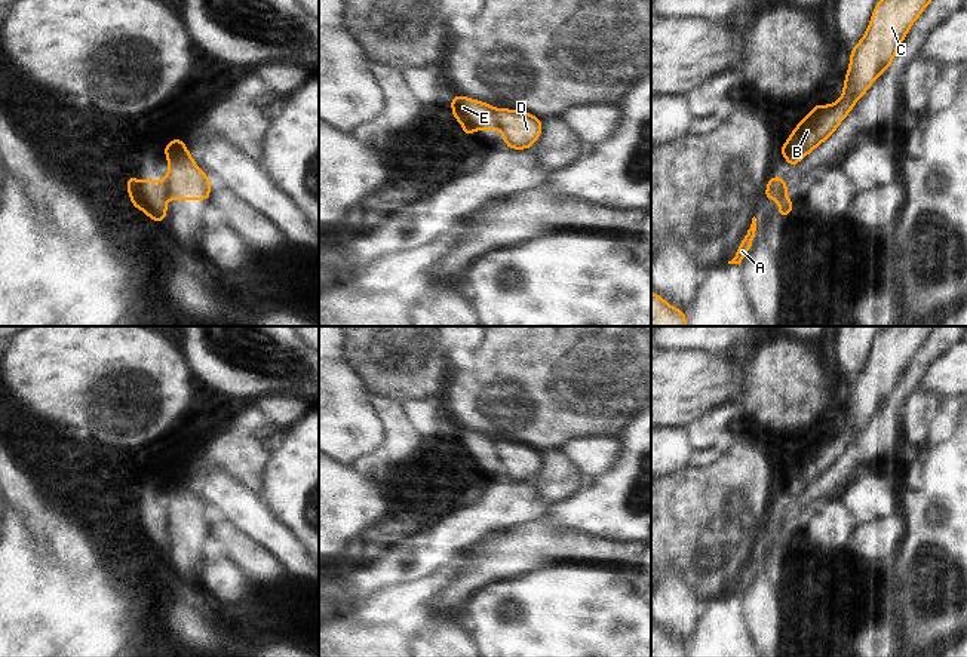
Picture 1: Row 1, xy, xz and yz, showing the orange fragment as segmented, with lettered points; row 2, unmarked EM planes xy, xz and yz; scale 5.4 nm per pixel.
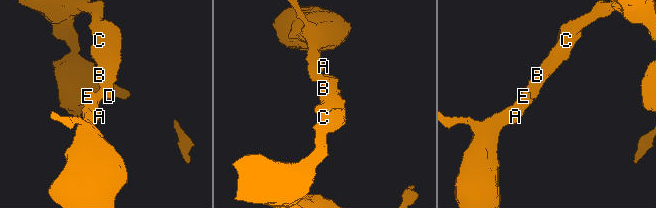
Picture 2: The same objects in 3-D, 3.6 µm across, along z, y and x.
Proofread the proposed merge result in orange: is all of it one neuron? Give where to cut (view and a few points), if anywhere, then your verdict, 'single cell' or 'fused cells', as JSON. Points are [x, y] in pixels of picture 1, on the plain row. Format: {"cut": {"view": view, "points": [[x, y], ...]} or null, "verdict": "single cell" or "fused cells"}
{"cut": {"view": "xz", "points": [[494, 441], [494, 454], [499, 461]]}, "verdict": "fused cells"}

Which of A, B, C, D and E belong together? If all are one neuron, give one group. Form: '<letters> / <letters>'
A E / B C D

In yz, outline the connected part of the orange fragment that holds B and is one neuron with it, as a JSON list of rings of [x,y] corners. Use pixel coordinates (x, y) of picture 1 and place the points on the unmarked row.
[[[888,326],[877,334],[863,369],[851,378],[839,432],[828,438],[814,436],[780,479],[780,486],[791,500],[820,479],[839,460],[874,414],[891,399],[909,362],[937,328]]]

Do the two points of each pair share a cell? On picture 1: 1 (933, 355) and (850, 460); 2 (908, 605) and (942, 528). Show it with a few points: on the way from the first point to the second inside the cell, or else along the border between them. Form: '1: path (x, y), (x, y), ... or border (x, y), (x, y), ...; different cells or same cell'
1: path (909, 380), (892, 405), (884, 426), (877, 433); same cell
2: path (927, 586), (938, 576), (942, 562), (942, 547); same cell

